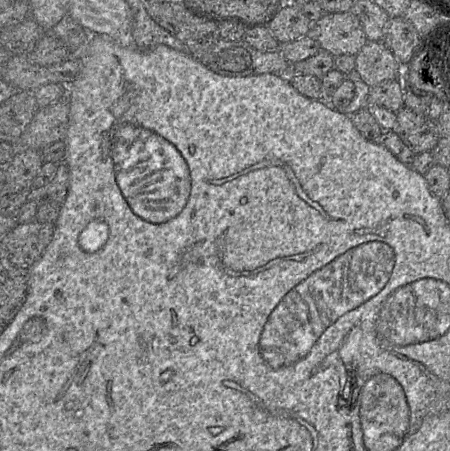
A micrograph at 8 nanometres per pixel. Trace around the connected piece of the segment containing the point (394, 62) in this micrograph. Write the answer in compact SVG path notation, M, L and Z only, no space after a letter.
M368 40L355 57L357 72L370 87L401 79L402 65L383 41Z

